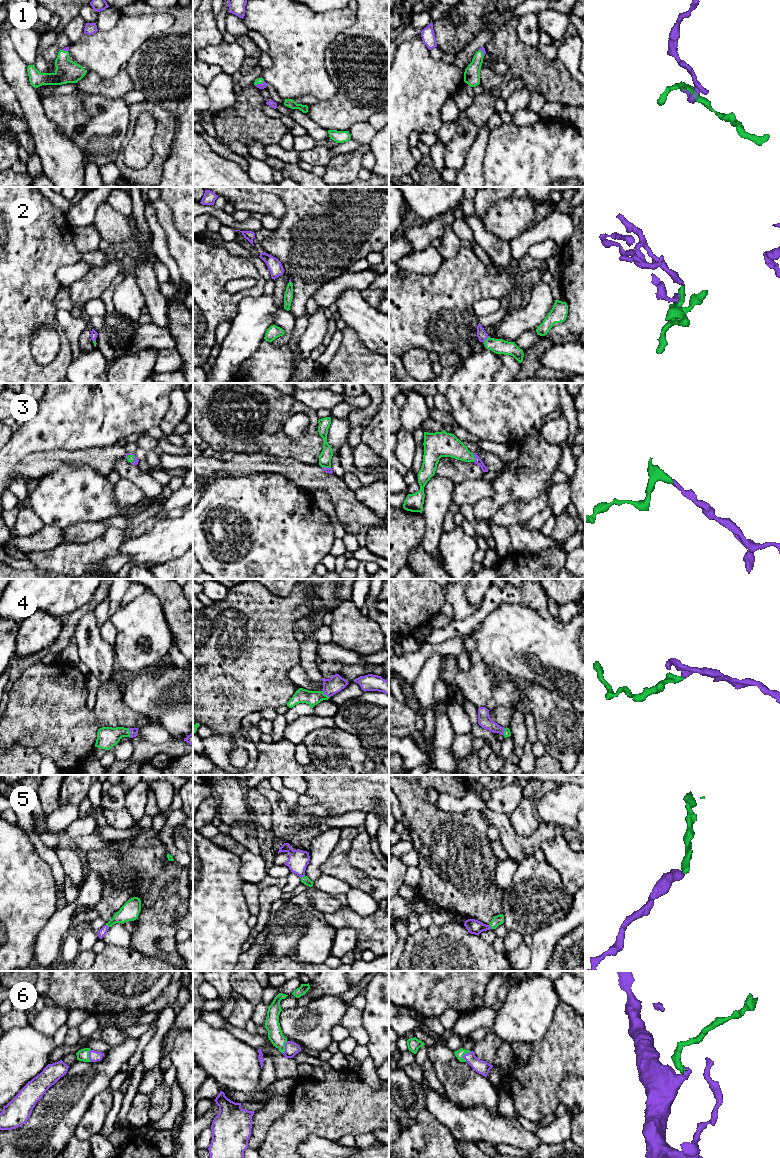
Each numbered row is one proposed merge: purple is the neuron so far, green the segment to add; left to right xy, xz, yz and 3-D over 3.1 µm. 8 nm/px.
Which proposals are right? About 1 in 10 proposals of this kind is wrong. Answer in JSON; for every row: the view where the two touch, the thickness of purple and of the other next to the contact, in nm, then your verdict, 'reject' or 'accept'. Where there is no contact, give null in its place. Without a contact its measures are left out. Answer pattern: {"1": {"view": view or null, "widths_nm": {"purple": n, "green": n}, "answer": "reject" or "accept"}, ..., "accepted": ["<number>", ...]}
{"1": {"view": "xz", "widths_nm": {"purple": 50, "green": 50}, "answer": "accept"}, "2": {"view": "yz", "widths_nm": {"purple": 80, "green": 130}, "answer": "accept"}, "3": {"view": "yz", "widths_nm": {"purple": 60, "green": 190}, "answer": "accept"}, "4": {"view": "xy", "widths_nm": {"purple": 60, "green": 170}, "answer": "accept"}, "5": {"view": "yz", "widths_nm": {"purple": 120, "green": 80}, "answer": "accept"}, "6": {"view": "yz", "widths_nm": {"purple": 110, "green": 70}, "answer": "accept"}, "accepted": ["1", "2", "3", "4", "5", "6"]}

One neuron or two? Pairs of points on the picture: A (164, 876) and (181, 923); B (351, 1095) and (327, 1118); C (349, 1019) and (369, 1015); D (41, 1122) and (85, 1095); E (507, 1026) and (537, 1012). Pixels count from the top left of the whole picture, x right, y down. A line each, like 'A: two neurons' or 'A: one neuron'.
A: two neurons
B: one neuron
C: two neurons
D: one neuron
E: one neuron

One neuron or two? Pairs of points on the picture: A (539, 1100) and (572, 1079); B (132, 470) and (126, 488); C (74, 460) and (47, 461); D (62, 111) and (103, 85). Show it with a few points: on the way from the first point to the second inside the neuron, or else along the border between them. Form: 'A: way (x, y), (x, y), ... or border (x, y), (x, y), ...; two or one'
A: border (574, 1073), (567, 1076), (559, 1085), (559, 1101); two
B: border (121, 477), (131, 480), (146, 496); two
C: way (67, 459), (54, 459); one
D: border (77, 89), (113, 99); two

